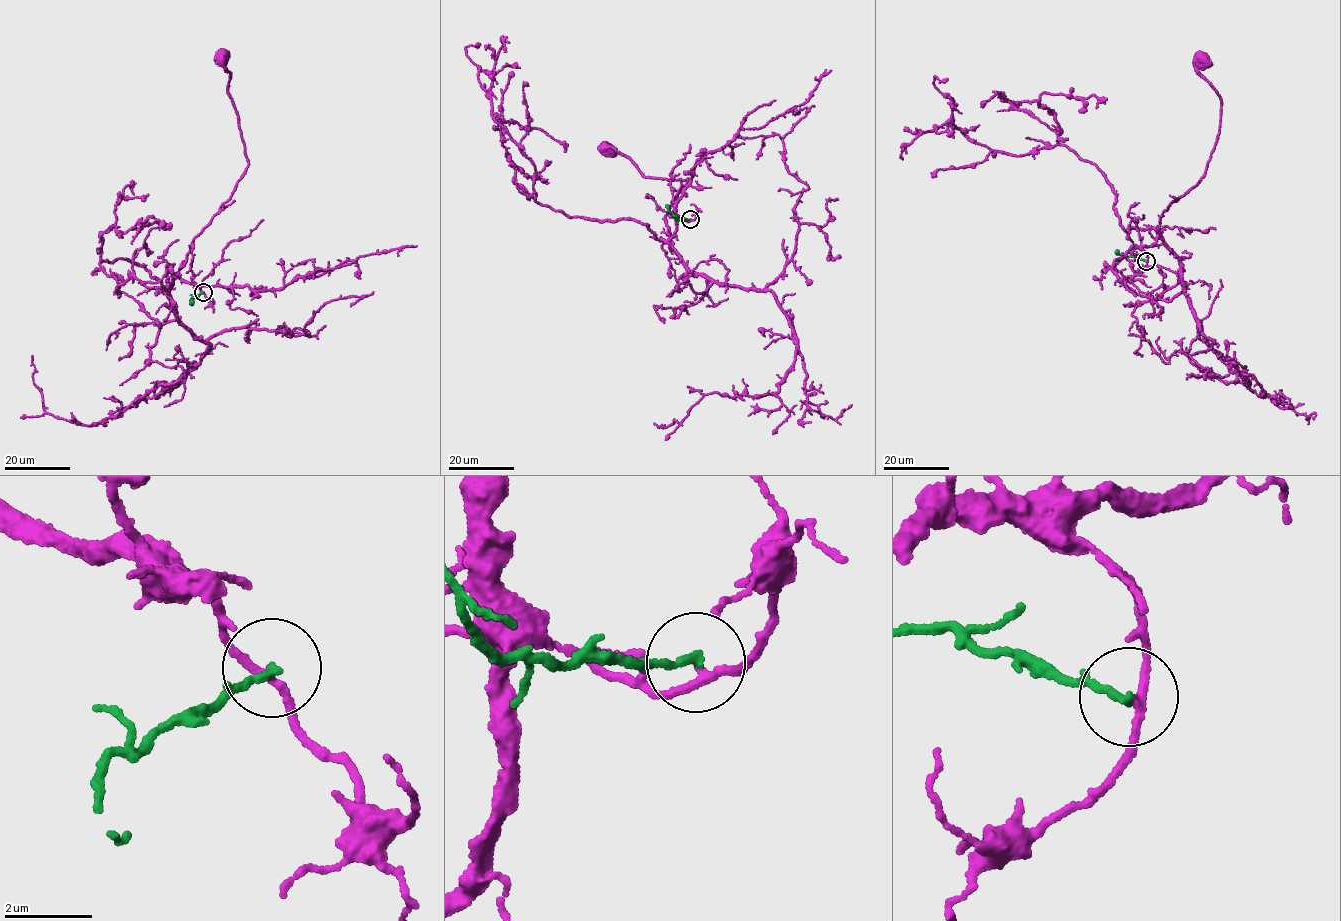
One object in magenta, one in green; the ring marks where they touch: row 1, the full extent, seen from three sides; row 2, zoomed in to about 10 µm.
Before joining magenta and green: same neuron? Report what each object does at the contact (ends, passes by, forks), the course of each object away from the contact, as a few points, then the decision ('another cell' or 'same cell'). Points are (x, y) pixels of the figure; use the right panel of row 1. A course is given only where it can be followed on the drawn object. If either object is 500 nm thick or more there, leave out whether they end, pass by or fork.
magenta passes by | green ends | magenta via (1147, 261), (1143, 247), (1163, 239), (1162, 213), (1201, 178), (1218, 133), (1221, 99), (1197, 69), (1201, 60) | green via (1147, 261), (1124, 256), (1116, 250) | another cell

